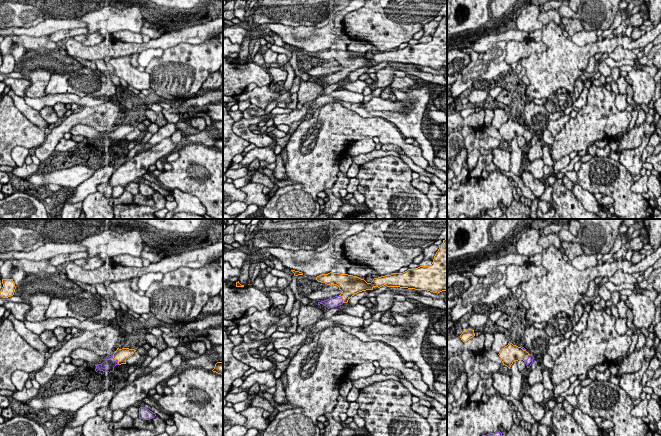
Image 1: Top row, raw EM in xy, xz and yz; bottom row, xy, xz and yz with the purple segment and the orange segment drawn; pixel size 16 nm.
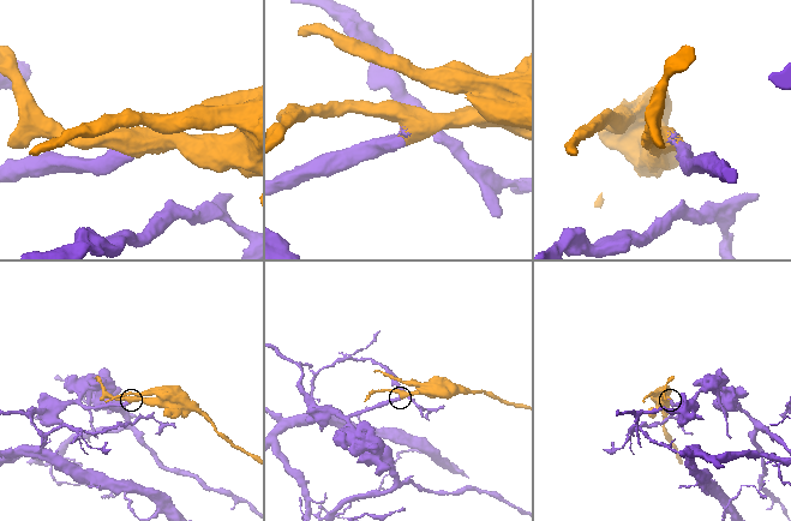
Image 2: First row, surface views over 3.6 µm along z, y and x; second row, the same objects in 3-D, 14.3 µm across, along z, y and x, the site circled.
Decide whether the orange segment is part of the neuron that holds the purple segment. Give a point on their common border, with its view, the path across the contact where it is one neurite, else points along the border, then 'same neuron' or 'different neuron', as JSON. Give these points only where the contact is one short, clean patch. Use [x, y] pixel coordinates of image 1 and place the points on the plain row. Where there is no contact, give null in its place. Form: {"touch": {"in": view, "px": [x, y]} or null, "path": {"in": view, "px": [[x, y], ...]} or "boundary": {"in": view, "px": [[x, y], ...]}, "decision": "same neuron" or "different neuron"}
{"touch": {"in": "xy", "px": [116, 136]}, "decision": "same neuron"}

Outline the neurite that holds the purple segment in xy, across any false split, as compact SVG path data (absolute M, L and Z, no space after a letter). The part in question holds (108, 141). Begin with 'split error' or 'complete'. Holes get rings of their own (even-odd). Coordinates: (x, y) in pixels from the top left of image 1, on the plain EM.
split error; M122 124L115 127L115 129L106 134L102 140L97 140L95 147L113 148L116 141L126 140L126 135L134 130L136 126L129 124Z

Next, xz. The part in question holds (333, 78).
split error; M447 15L439 21L433 38L430 42L420 42L415 45L408 45L403 49L393 49L374 54L371 59L357 52L328 49L316 53L316 56L327 61L337 61L341 70L333 74L318 78L328 85L347 79L355 70L373 66L374 63L400 63L415 66L427 66L433 69L447 67Z

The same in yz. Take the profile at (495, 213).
complete; M499 207L499 208L495 208L495 209L489 209L487 211L482 211L481 215L484 215L484 214L489 215L492 219L497 219L503 215L503 211Z

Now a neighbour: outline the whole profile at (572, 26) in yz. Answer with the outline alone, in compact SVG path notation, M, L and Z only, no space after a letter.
M562 18L561 23L564 24L565 30L569 36L572 36L575 33L582 31L584 29L579 19Z

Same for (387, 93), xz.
M390 86L385 87L383 89L383 91L380 94L380 97L383 98L383 99L391 100L391 101L397 100L396 96L393 92L393 89Z

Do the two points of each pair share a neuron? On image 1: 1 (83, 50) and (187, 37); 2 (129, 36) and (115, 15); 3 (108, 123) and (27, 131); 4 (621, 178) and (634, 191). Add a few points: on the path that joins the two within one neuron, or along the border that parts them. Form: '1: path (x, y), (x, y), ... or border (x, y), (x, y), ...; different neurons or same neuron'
1: path (109, 48), (139, 48), (161, 43); same neuron
2: border (139, 32), (118, 30), (112, 34); different neurons
3: border (46, 136), (35, 148); different neurons
4: path (624, 181), (631, 188); same neuron

